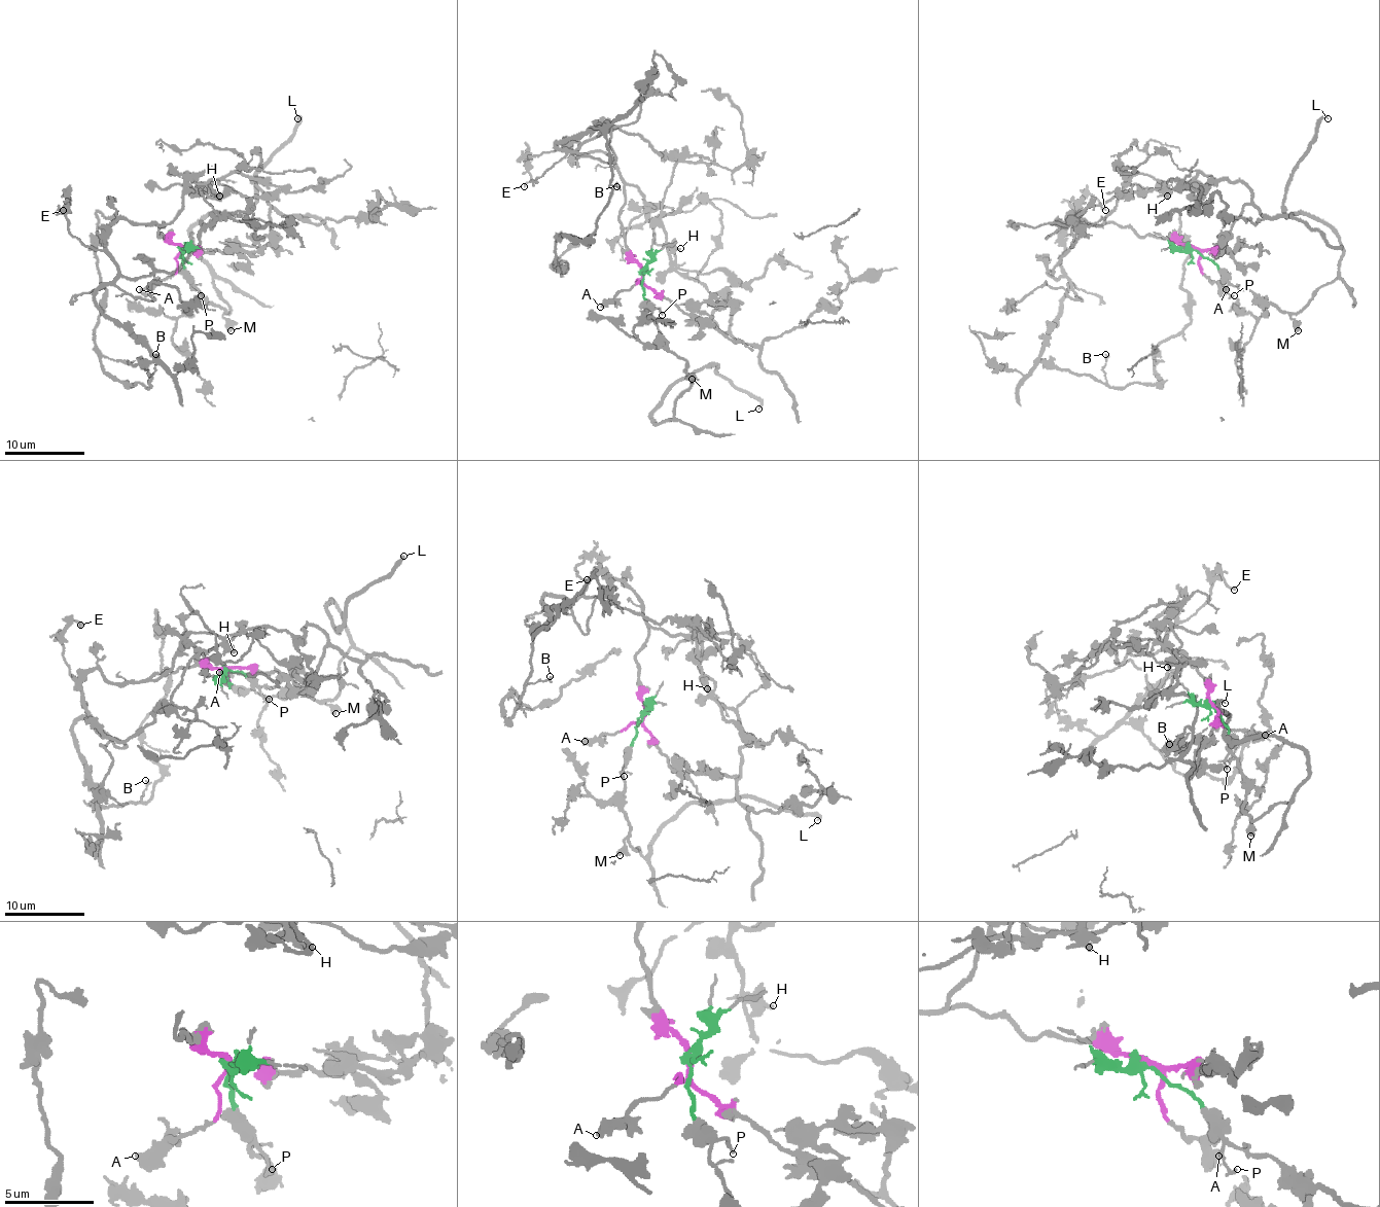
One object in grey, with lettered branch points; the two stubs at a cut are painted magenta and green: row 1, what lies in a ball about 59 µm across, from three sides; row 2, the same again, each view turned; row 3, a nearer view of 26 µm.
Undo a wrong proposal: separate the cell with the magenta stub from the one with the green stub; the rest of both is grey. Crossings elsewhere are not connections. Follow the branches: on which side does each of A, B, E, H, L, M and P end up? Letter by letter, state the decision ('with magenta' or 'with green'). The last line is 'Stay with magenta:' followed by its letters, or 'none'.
A: with magenta
B: with magenta
E: with magenta
H: with magenta
L: with green
M: with green
P: with green
Stay with magenta: A, B, E, H

